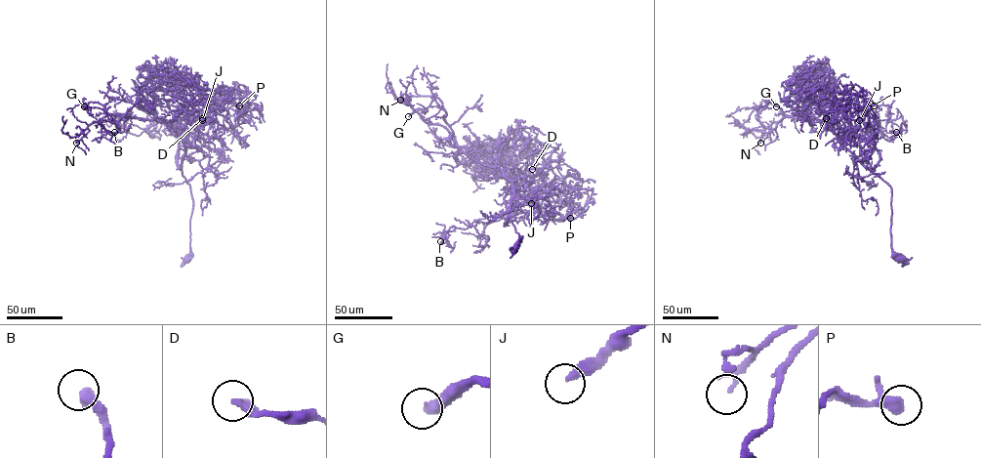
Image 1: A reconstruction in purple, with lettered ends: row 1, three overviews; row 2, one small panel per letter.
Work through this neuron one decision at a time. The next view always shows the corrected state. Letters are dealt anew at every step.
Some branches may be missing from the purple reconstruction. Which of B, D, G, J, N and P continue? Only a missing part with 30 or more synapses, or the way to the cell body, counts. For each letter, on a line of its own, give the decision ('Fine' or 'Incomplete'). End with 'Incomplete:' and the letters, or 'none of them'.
B: Fine
D: Fine
G: Incomplete
J: Incomplete
N: Incomplete
P: Fine
Incomplete: G, J, N

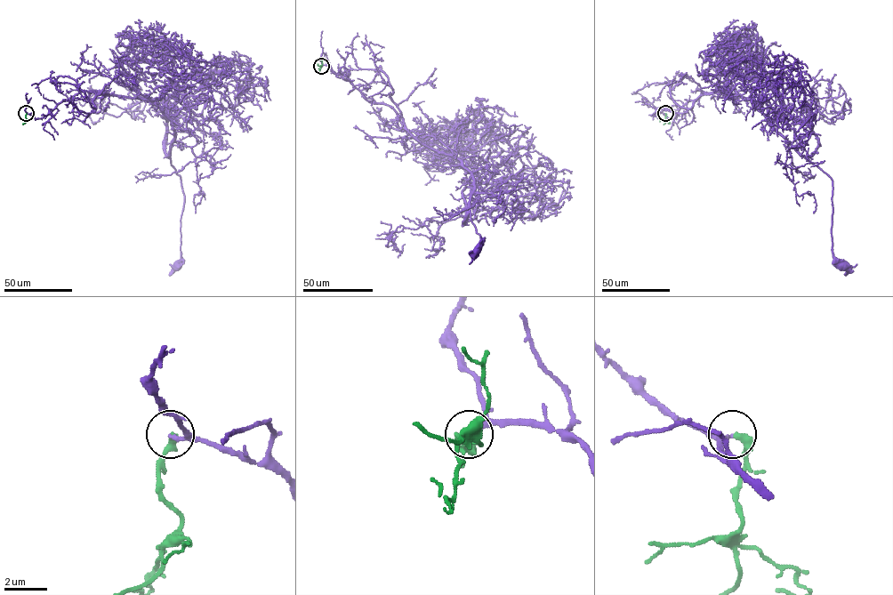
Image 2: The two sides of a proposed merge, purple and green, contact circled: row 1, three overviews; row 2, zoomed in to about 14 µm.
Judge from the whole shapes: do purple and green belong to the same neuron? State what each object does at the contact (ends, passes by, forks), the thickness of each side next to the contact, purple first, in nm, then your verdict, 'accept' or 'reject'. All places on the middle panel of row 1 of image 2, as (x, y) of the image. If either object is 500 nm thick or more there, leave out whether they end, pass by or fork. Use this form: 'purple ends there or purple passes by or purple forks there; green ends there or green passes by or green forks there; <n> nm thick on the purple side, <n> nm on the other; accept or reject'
purple ends there; green ends there; 180 nm thick on the purple side, 380 nm on the other; accept

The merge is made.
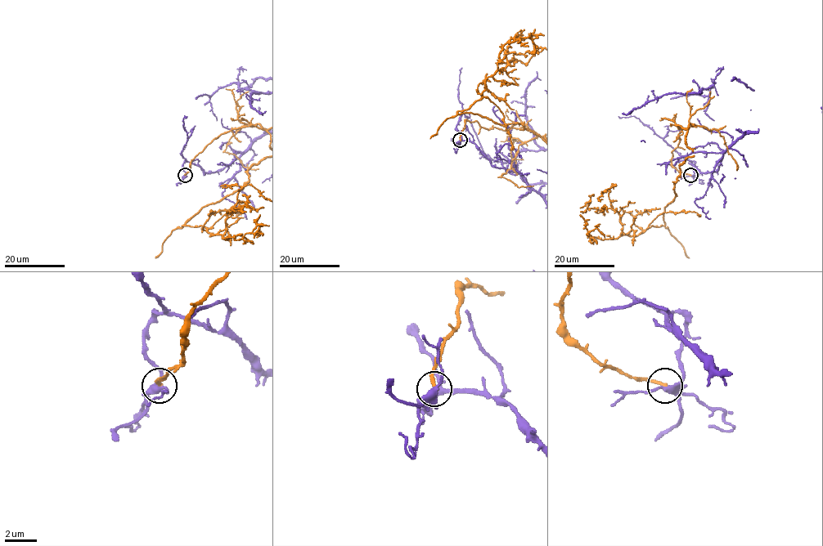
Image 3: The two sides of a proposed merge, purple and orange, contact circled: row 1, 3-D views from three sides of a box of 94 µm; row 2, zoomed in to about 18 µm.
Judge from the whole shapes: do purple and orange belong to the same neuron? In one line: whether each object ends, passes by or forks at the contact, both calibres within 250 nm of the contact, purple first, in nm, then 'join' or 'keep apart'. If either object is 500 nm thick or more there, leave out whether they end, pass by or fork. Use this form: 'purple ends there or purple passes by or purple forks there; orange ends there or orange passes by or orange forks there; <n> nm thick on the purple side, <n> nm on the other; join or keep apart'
purple forks there; orange ends there; 300 nm thick on the purple side, 200 nm on the other; keep apart

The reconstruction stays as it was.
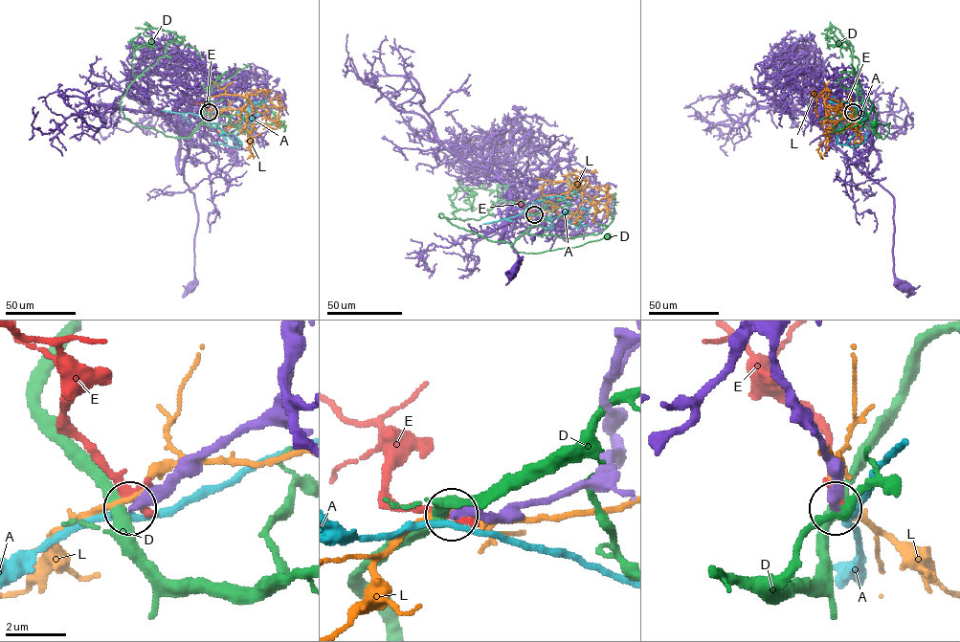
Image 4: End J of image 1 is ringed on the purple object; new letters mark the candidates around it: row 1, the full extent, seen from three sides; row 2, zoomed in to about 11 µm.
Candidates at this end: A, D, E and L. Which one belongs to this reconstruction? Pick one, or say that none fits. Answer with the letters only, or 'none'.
none

